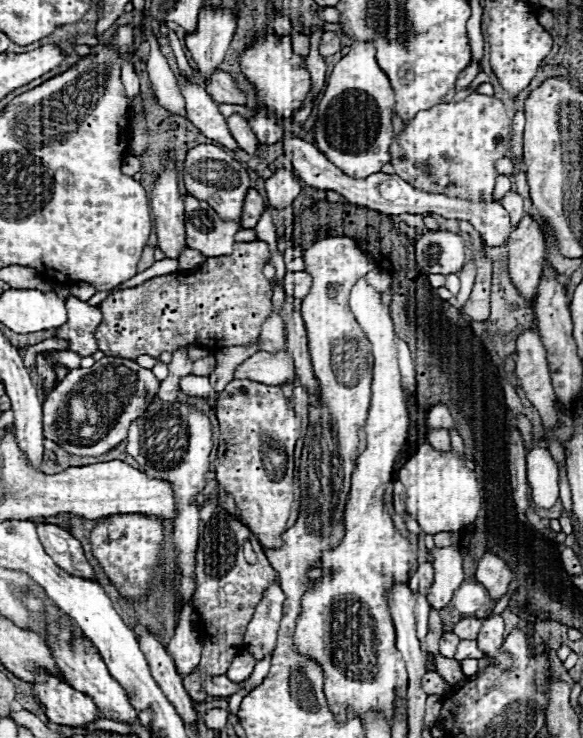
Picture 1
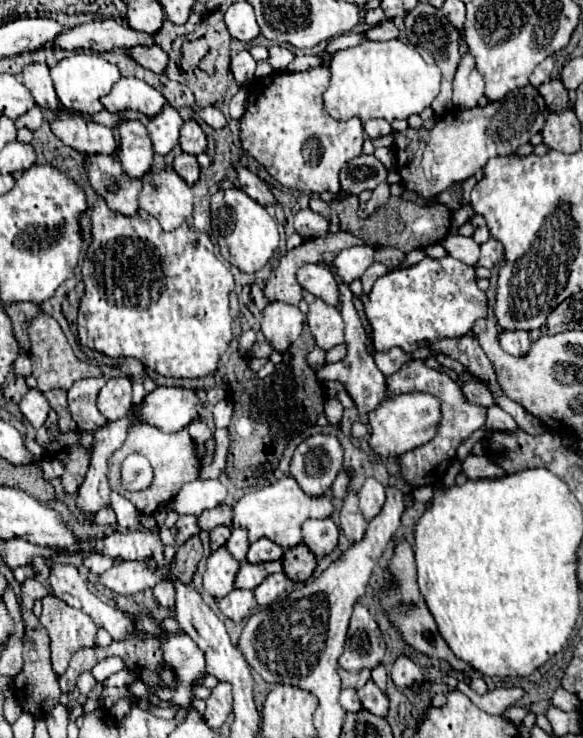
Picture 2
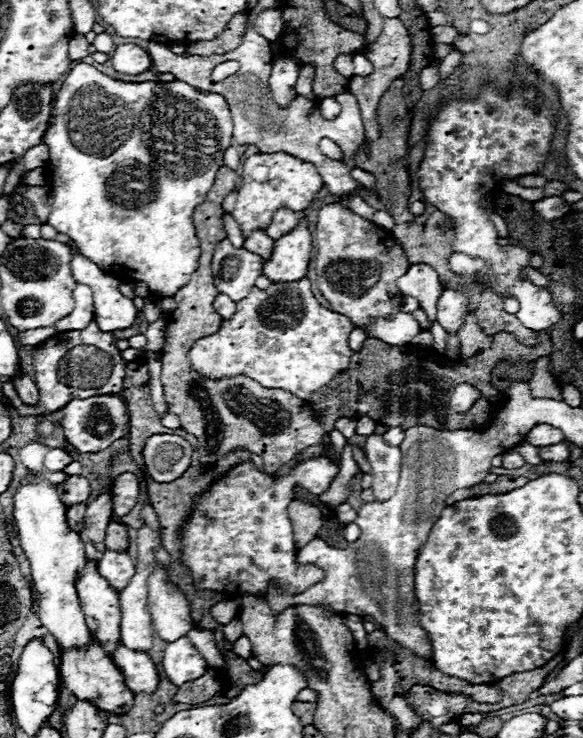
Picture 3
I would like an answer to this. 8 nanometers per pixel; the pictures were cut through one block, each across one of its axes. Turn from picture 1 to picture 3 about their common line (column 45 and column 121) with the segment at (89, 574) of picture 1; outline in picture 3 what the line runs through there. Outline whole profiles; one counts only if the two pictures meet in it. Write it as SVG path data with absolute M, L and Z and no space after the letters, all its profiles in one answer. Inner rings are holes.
M110 520L108 522L108 528L106 528L106 536L104 536L104 544L106 548L112 548L112 550L122 550L122 548L128 548L128 528L120 522L114 522Z

